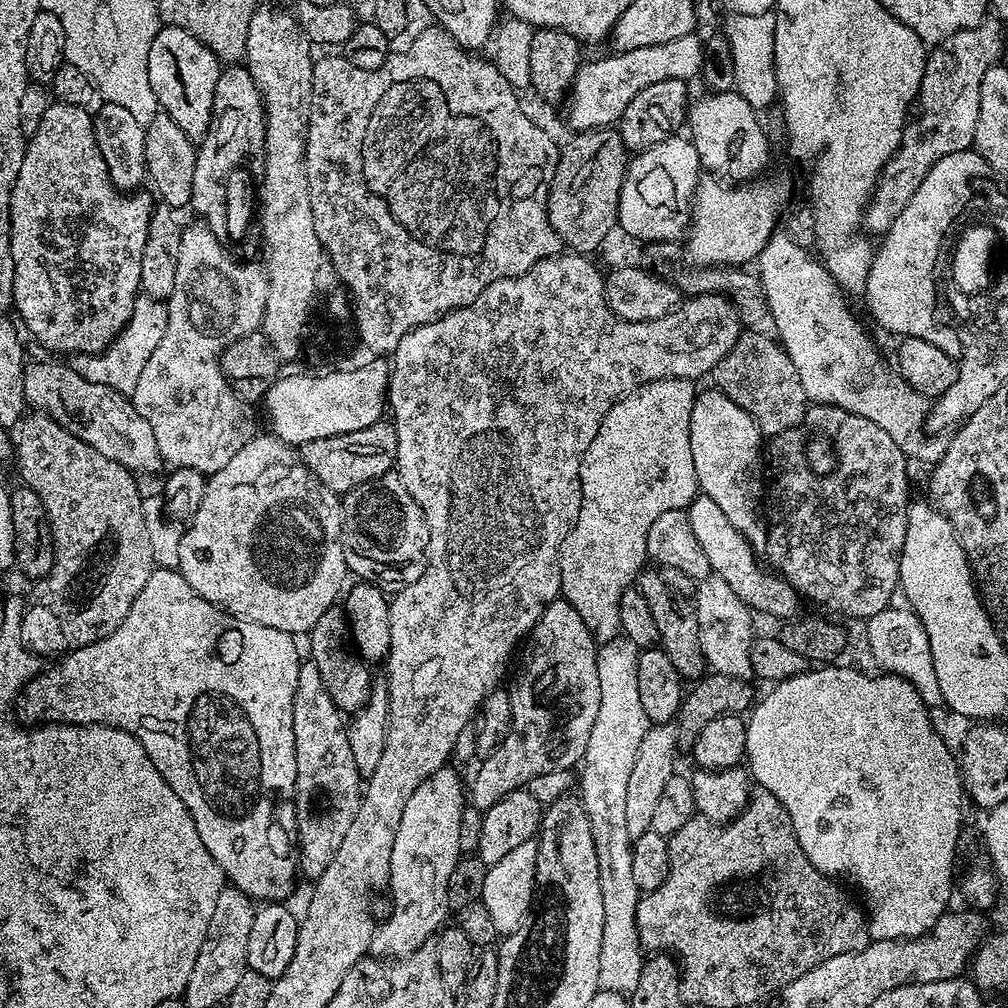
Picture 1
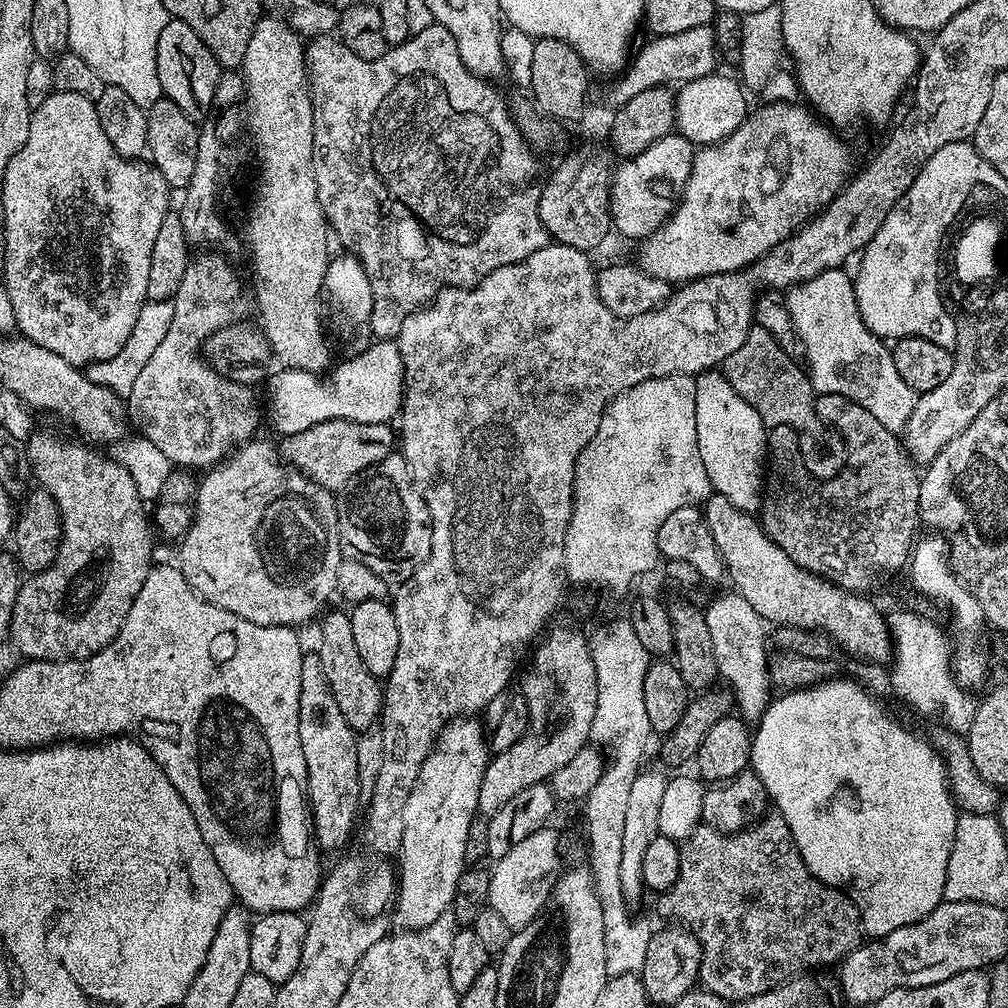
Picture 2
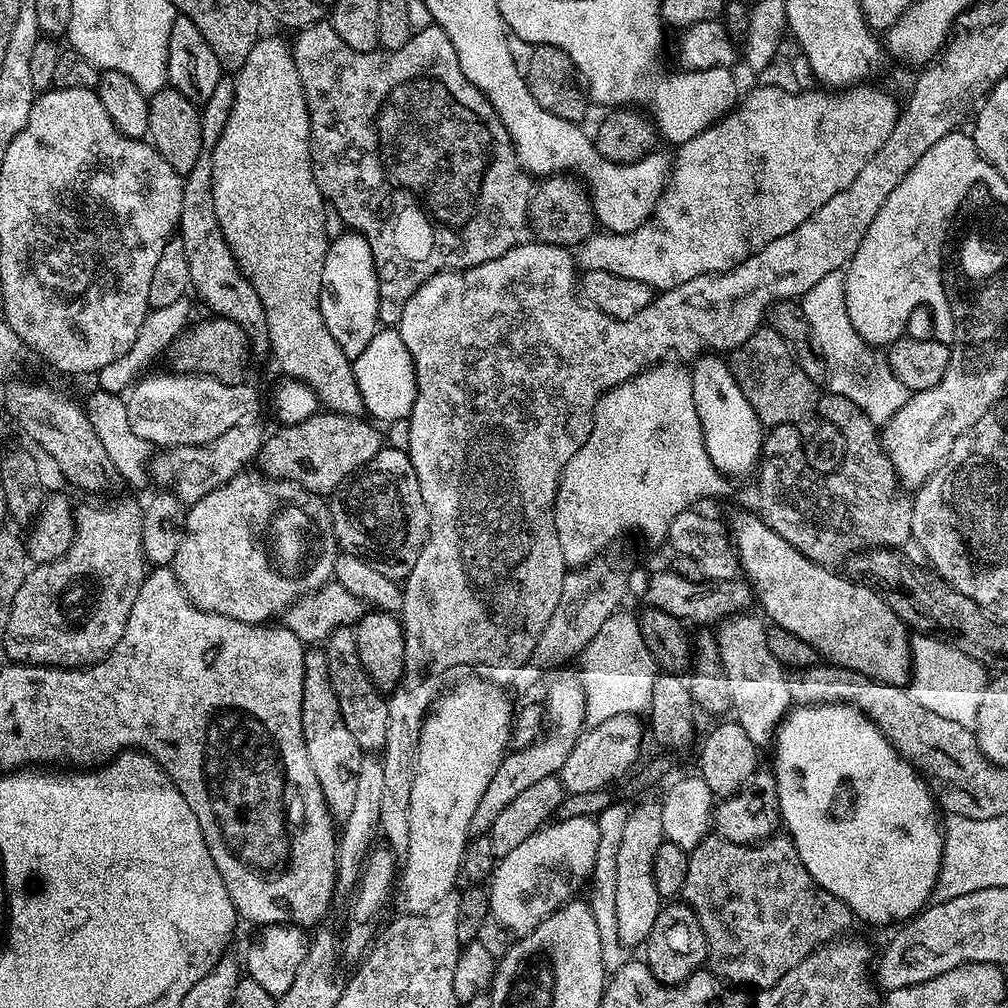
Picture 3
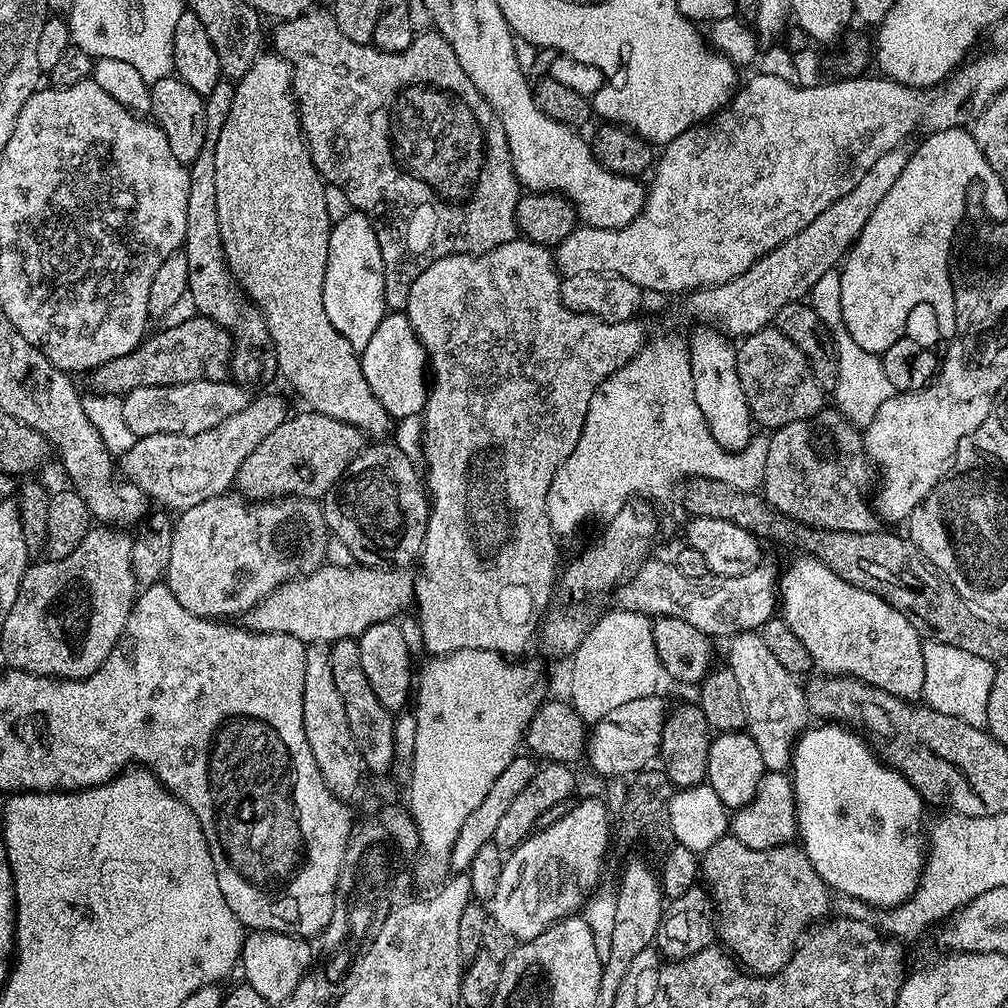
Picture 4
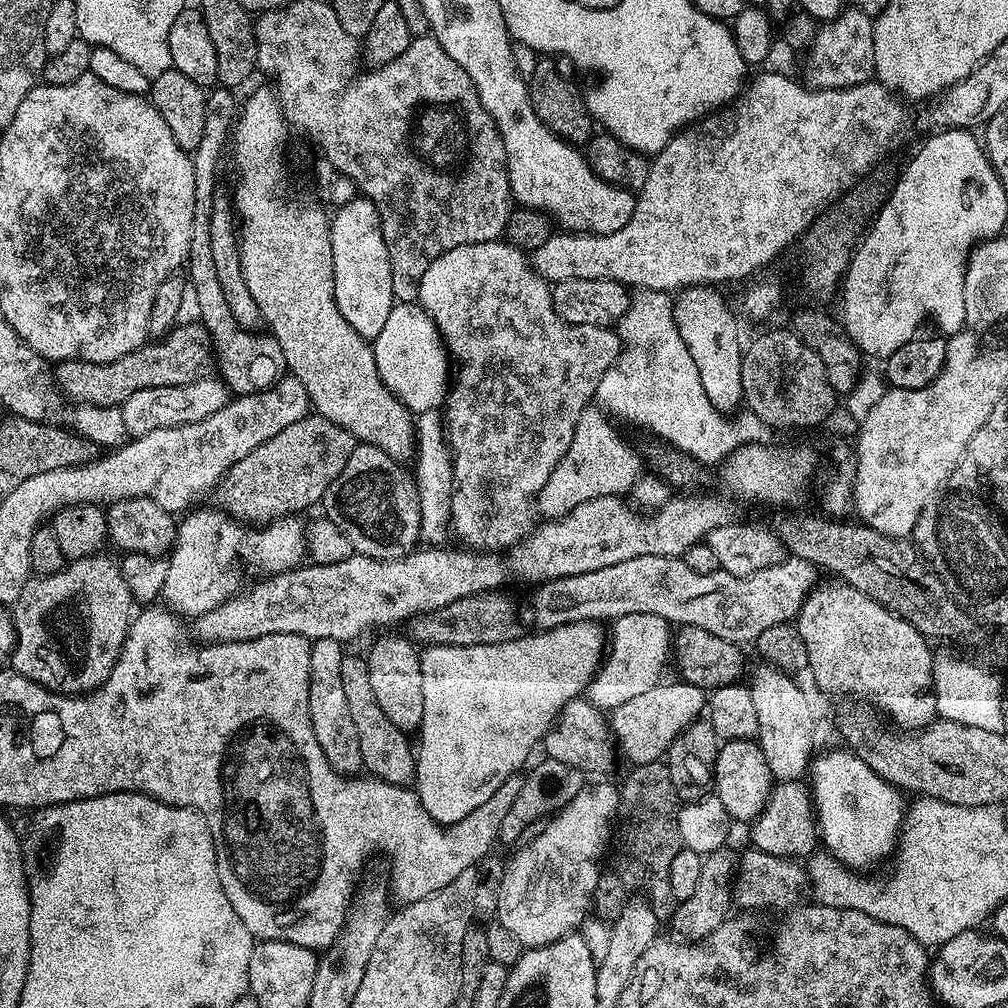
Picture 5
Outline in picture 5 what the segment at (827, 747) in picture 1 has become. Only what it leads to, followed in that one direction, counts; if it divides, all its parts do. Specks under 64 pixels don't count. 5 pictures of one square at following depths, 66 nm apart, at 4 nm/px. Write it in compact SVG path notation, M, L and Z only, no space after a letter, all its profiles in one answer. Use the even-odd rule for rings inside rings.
M843 750L844 752L832 752L829 756L817 755L810 765L810 789L811 801L815 807L816 823L819 829L819 839L822 844L828 848L826 849L827 855L833 856L834 859L839 860L848 868L853 870L868 870L871 864L879 862L883 856L891 857L898 847L900 839L900 830L904 826L904 814L906 811L906 799L904 800L905 793L901 789L896 788L890 782L886 782L878 774L874 774L874 770L870 770L870 766L866 762L862 762L862 758L858 758L856 753L851 750Z

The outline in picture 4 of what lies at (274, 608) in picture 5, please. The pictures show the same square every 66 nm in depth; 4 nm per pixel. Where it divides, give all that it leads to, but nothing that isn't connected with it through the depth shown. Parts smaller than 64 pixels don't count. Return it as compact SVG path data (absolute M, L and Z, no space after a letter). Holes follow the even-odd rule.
M325 562L310 574L286 582L266 594L262 602L244 613L242 624L249 632L290 634L303 640L305 645L314 642L331 645L334 640L359 638L370 626L396 618L400 608L413 603L416 582L413 573L408 571L404 566L343 568Z

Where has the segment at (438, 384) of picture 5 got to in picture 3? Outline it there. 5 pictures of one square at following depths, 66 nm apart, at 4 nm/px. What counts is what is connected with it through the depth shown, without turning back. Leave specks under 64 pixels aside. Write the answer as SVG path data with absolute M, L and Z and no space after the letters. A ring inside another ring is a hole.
M392 326L379 329L370 340L370 345L353 361L353 373L364 409L374 416L375 421L402 422L407 419L413 410L417 392L416 371L399 329Z

